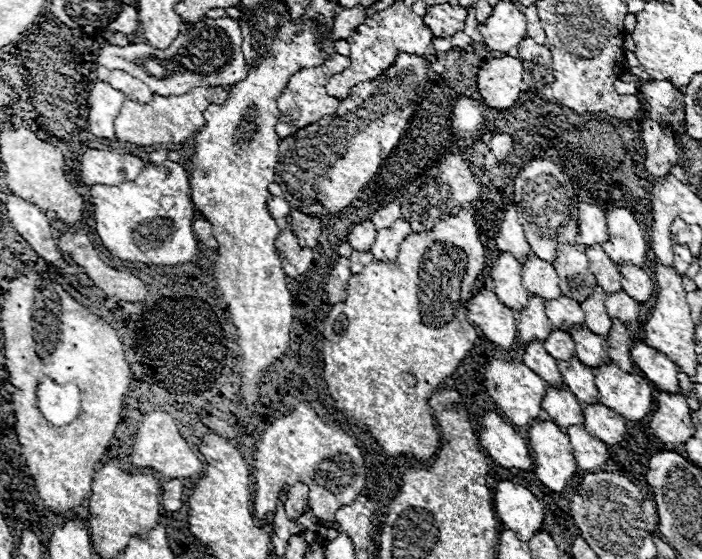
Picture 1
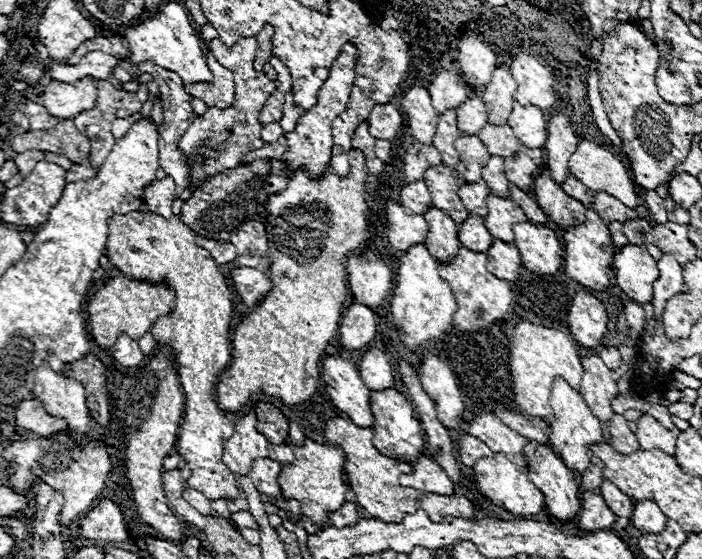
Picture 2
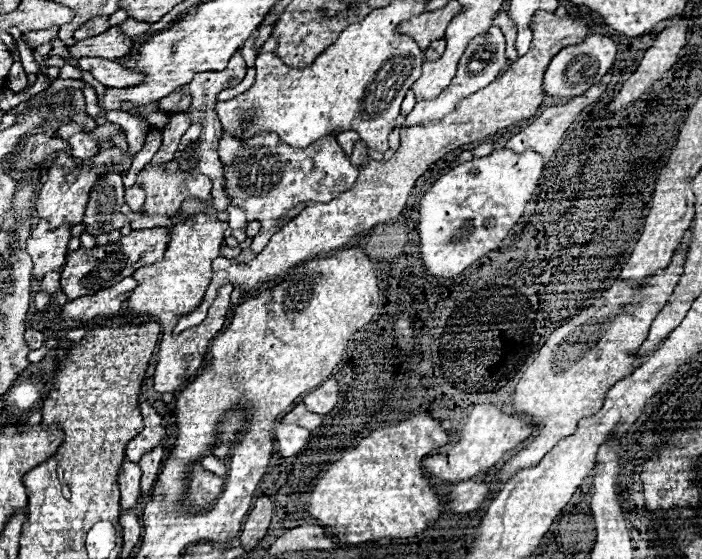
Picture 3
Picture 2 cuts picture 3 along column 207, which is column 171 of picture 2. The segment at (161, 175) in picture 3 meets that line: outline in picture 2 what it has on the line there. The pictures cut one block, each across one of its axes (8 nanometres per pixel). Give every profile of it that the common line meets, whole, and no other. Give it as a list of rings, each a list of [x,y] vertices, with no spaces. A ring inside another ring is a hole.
[[[166,176],[166,180],[154,180],[150,186],[146,186],[144,204],[154,214],[170,216],[174,194],[176,194],[176,184],[170,176]]]

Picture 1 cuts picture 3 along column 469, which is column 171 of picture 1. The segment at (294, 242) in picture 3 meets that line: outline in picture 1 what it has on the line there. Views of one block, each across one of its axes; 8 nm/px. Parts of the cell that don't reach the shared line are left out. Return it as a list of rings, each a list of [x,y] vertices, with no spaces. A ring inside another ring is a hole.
[[[208,86],[208,88],[192,88],[188,94],[182,96],[154,96],[150,104],[138,104],[132,100],[126,100],[120,114],[116,116],[116,140],[130,142],[136,146],[154,146],[154,144],[182,144],[192,134],[200,132],[206,126],[204,110],[208,104],[226,100],[228,92],[220,86]]]

